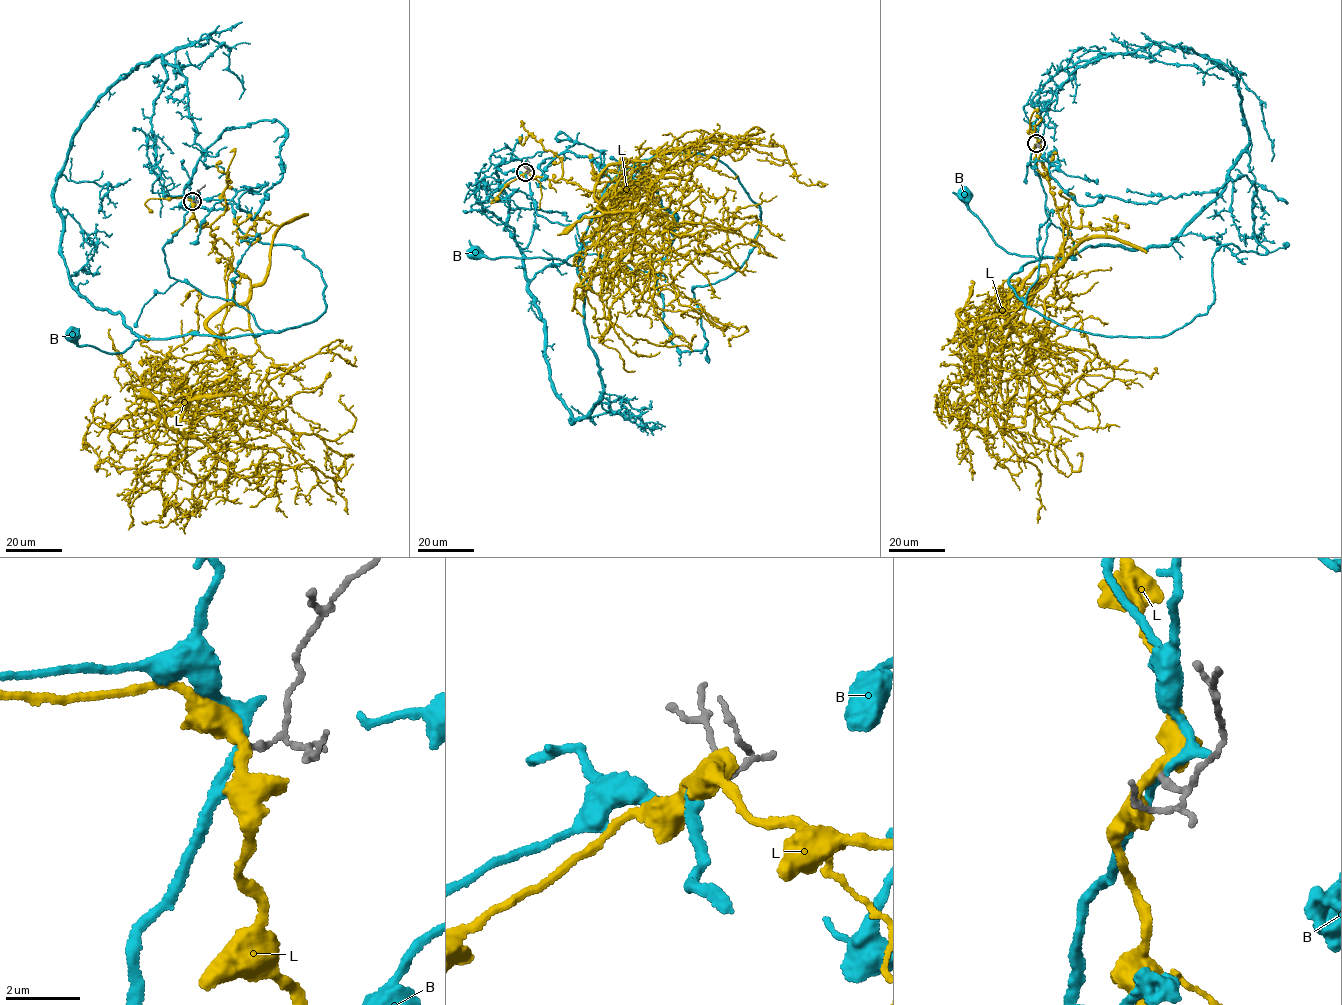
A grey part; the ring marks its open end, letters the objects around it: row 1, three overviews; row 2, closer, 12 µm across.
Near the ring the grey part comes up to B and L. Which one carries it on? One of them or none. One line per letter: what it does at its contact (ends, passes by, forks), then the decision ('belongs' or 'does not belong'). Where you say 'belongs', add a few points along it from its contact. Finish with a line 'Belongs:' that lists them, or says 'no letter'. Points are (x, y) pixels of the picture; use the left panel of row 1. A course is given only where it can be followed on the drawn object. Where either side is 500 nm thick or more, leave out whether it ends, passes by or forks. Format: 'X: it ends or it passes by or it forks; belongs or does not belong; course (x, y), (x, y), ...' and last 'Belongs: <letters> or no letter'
B: it passes by; does not belong
L: it passes by; does not belong
Belongs: no letter

